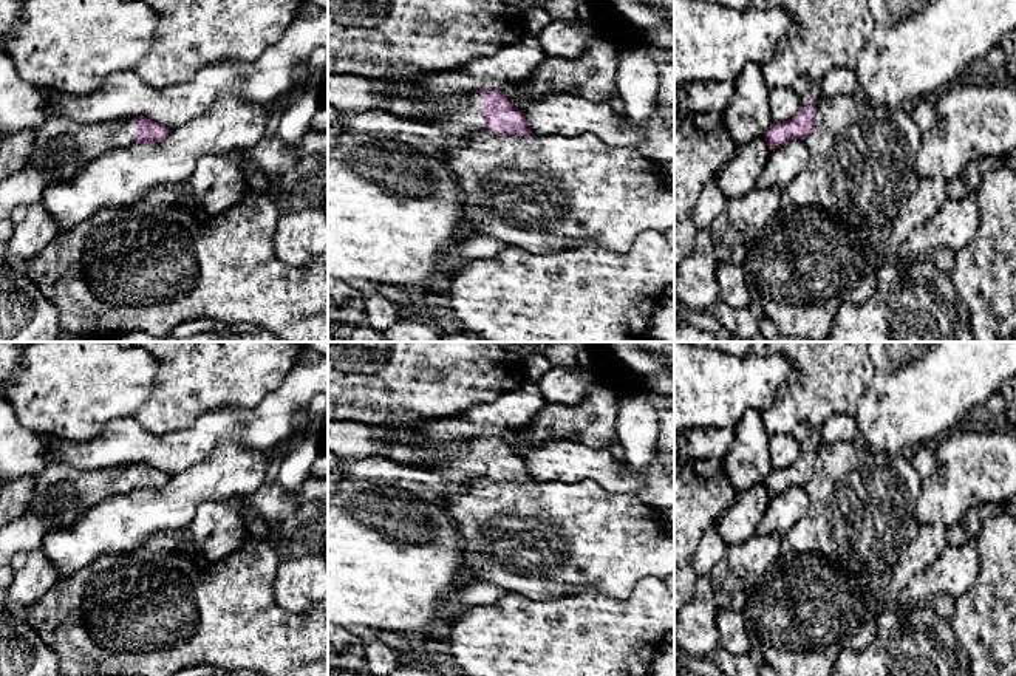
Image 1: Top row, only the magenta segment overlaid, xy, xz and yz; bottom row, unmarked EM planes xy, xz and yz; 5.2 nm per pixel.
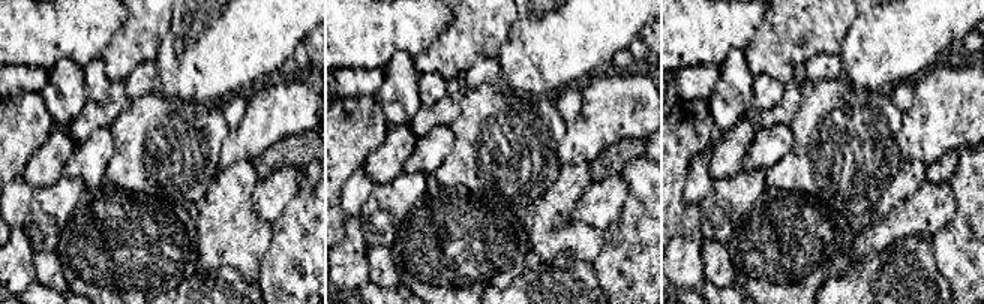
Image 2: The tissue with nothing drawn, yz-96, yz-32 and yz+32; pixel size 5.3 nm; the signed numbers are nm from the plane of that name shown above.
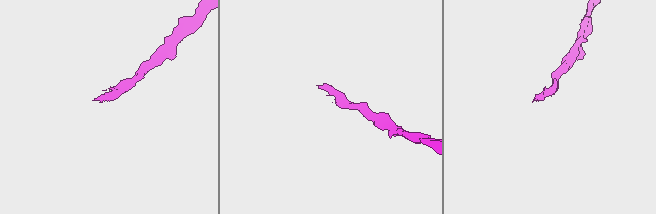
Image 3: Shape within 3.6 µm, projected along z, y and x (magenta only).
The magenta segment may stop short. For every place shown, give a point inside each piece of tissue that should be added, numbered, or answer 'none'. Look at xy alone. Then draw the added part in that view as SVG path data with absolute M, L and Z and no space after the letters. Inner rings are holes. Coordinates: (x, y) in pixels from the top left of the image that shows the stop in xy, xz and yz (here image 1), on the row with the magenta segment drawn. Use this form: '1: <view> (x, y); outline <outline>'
1: xy (62, 147); outline M53 118L36 133L29 164L66 179L101 155L135 144L133 118L101 124Z

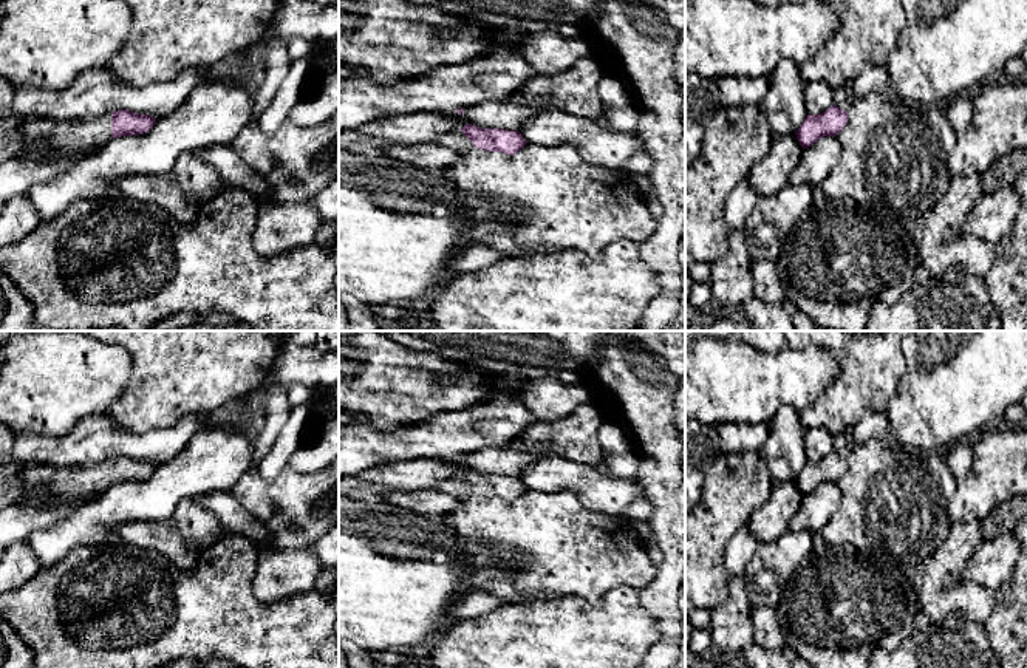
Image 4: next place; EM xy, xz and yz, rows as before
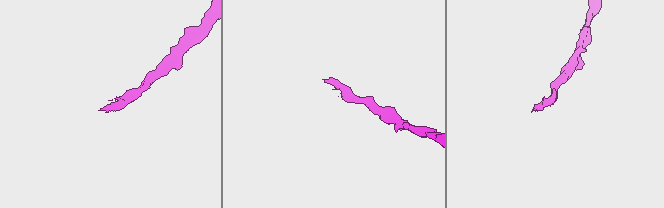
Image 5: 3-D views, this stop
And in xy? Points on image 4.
1: xy (42, 136); outline M111 114L54 121L43 118L25 118L25 150L19 158L51 156L56 153L82 153L111 139Z

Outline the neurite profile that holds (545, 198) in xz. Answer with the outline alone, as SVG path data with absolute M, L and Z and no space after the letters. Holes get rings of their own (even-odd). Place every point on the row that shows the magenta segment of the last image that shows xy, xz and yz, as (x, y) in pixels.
M526 144L515 155L472 147L439 175L466 220L466 238L506 258L577 249L592 260L614 241L647 241L657 215L640 199L633 175L585 162L568 144Z

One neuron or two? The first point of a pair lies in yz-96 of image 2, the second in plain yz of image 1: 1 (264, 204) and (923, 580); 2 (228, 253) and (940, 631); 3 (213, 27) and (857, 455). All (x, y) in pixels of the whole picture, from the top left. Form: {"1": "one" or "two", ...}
{"1": "one", "2": "two", "3": "two"}

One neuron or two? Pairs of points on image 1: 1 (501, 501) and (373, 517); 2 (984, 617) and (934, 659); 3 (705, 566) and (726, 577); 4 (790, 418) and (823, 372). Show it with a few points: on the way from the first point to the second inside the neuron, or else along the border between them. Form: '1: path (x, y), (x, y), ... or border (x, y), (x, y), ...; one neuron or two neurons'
1: border (441, 503), (461, 540); two neurons
2: border (951, 622), (958, 644), (968, 659); two neurons
3: border (727, 546), (710, 573); two neurons
4: path (800, 407), (823, 382); one neuron

